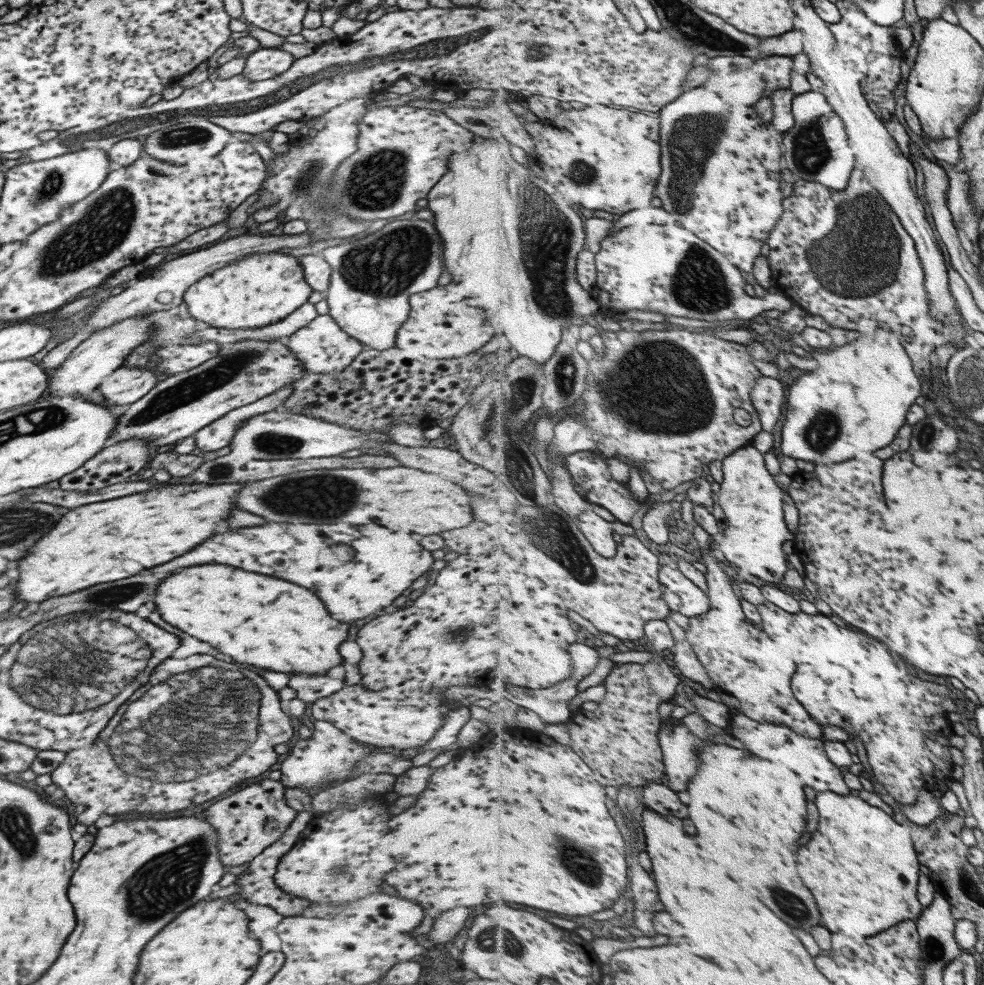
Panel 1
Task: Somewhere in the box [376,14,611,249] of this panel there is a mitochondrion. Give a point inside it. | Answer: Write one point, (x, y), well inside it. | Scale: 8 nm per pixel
(458, 42)

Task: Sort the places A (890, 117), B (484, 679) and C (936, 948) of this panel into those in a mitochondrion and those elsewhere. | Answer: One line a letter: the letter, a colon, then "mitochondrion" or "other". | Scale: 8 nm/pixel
A: other
B: other
C: mitochondrion

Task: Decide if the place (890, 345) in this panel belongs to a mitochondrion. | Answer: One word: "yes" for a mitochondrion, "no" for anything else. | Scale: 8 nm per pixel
no

